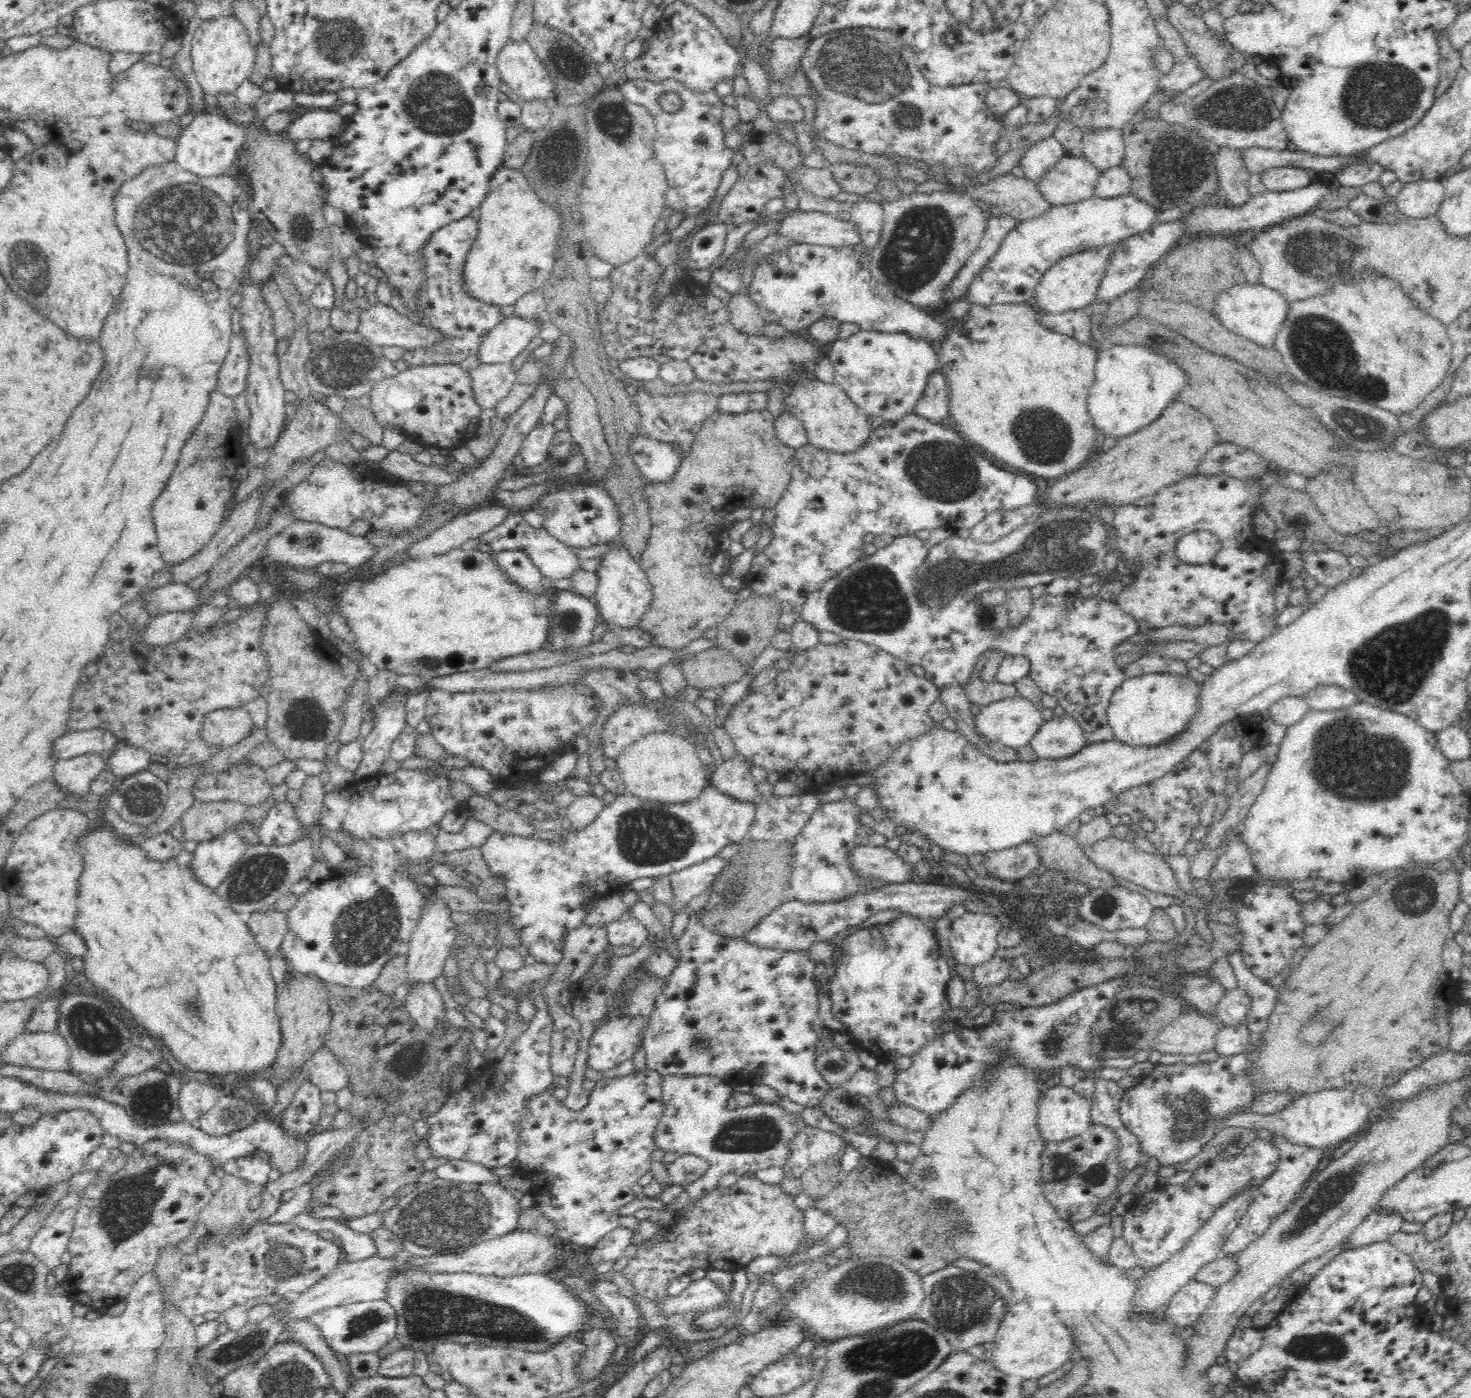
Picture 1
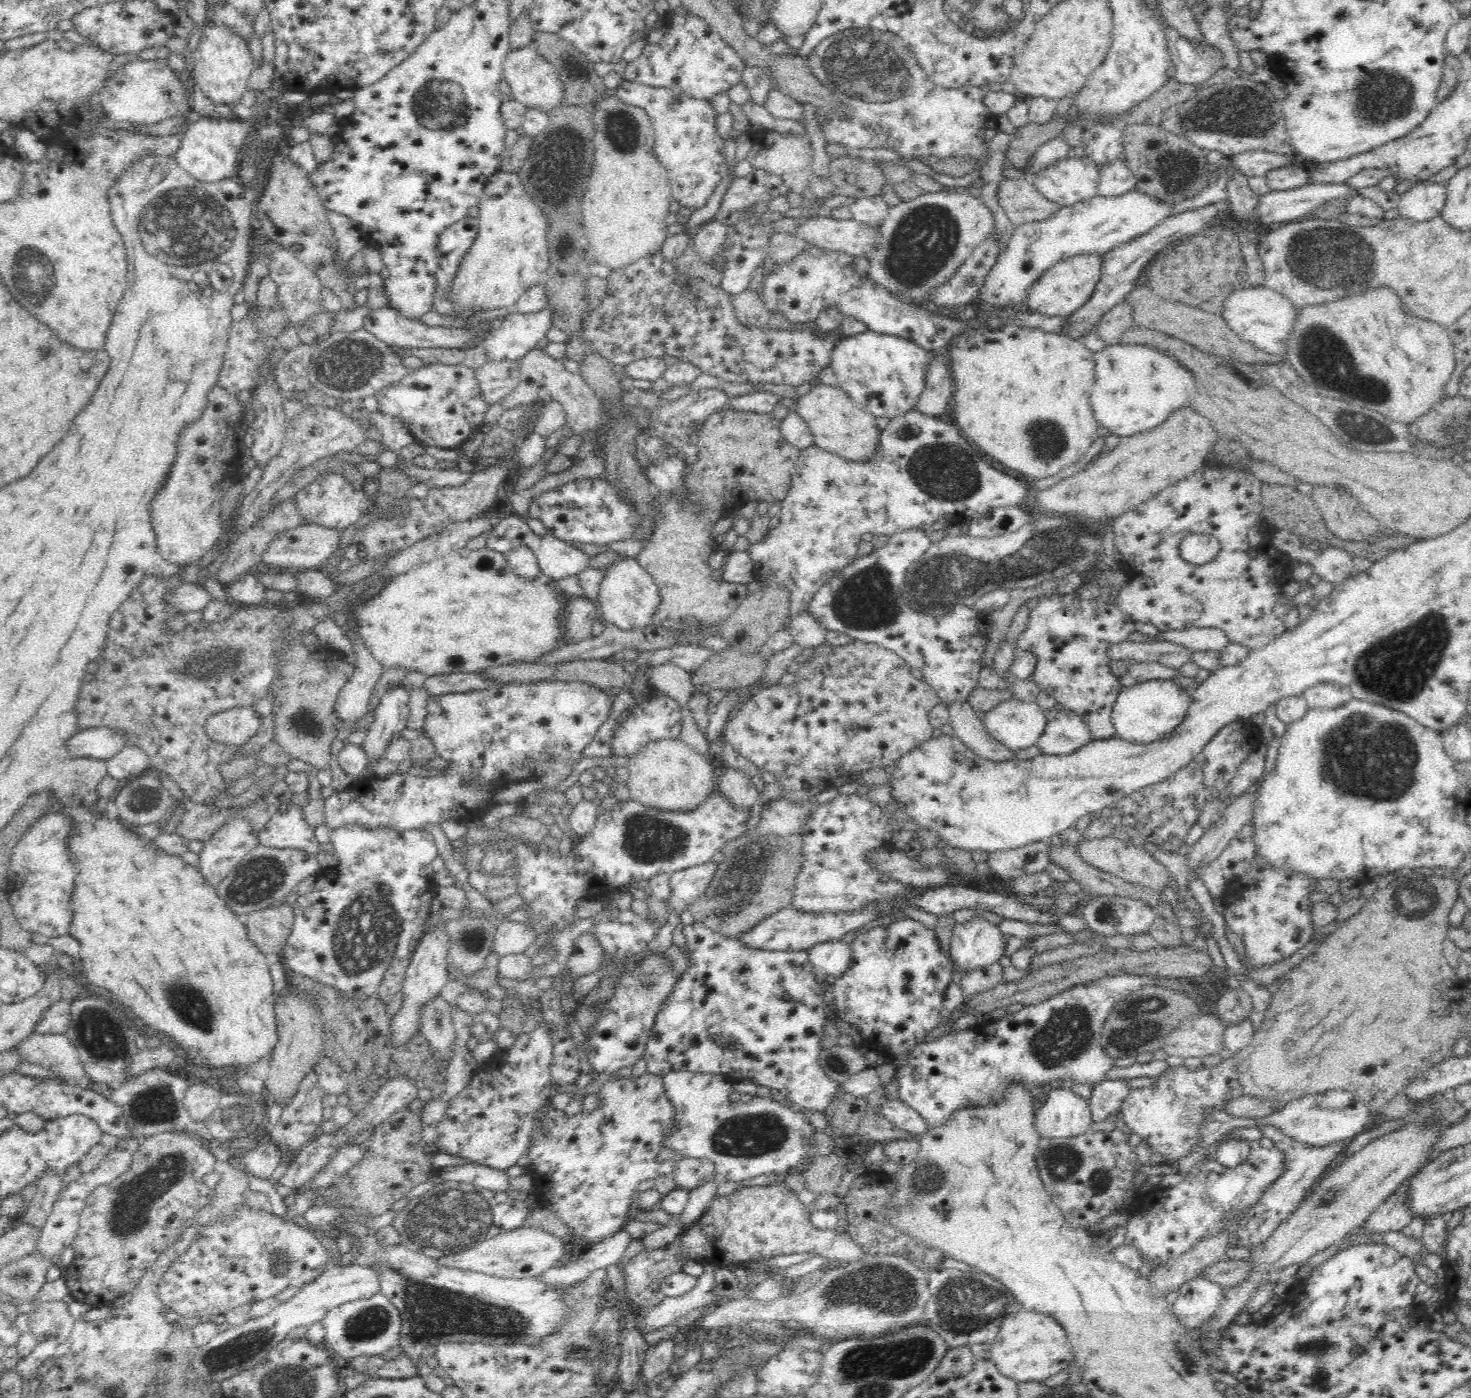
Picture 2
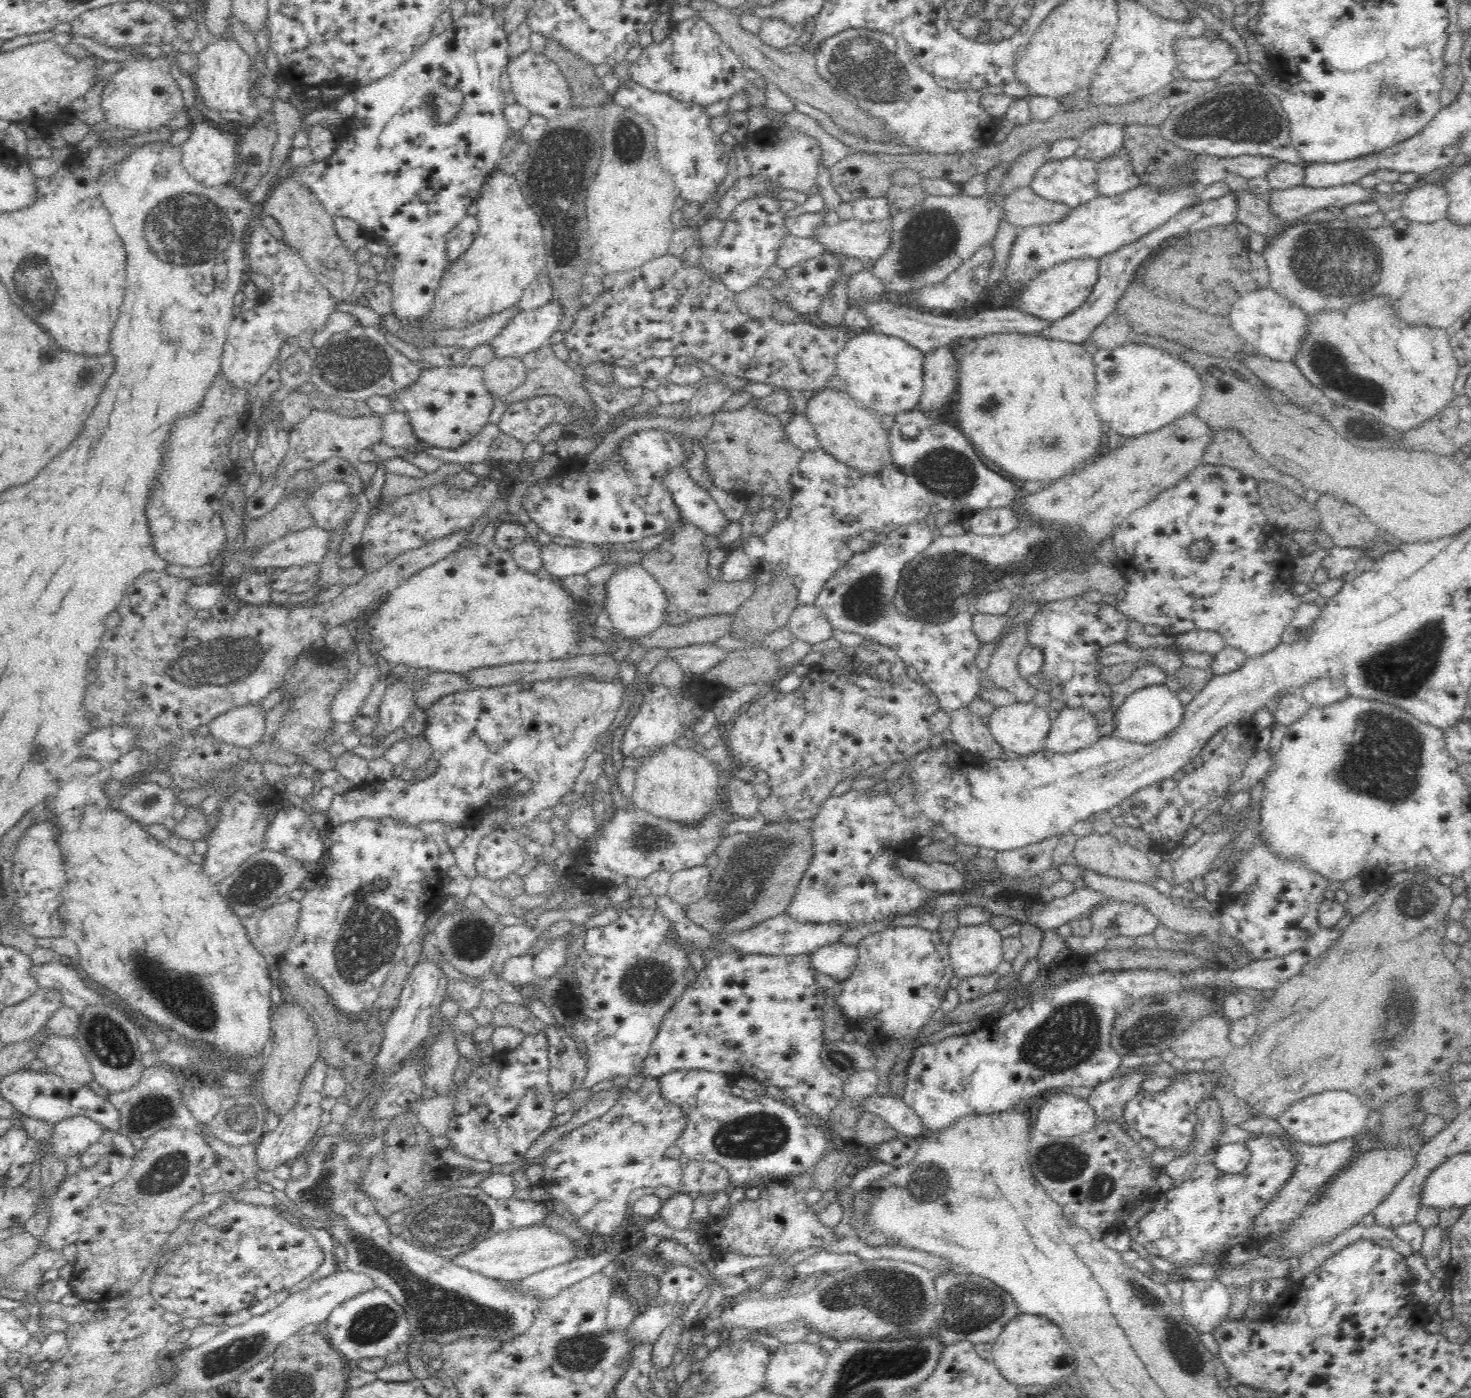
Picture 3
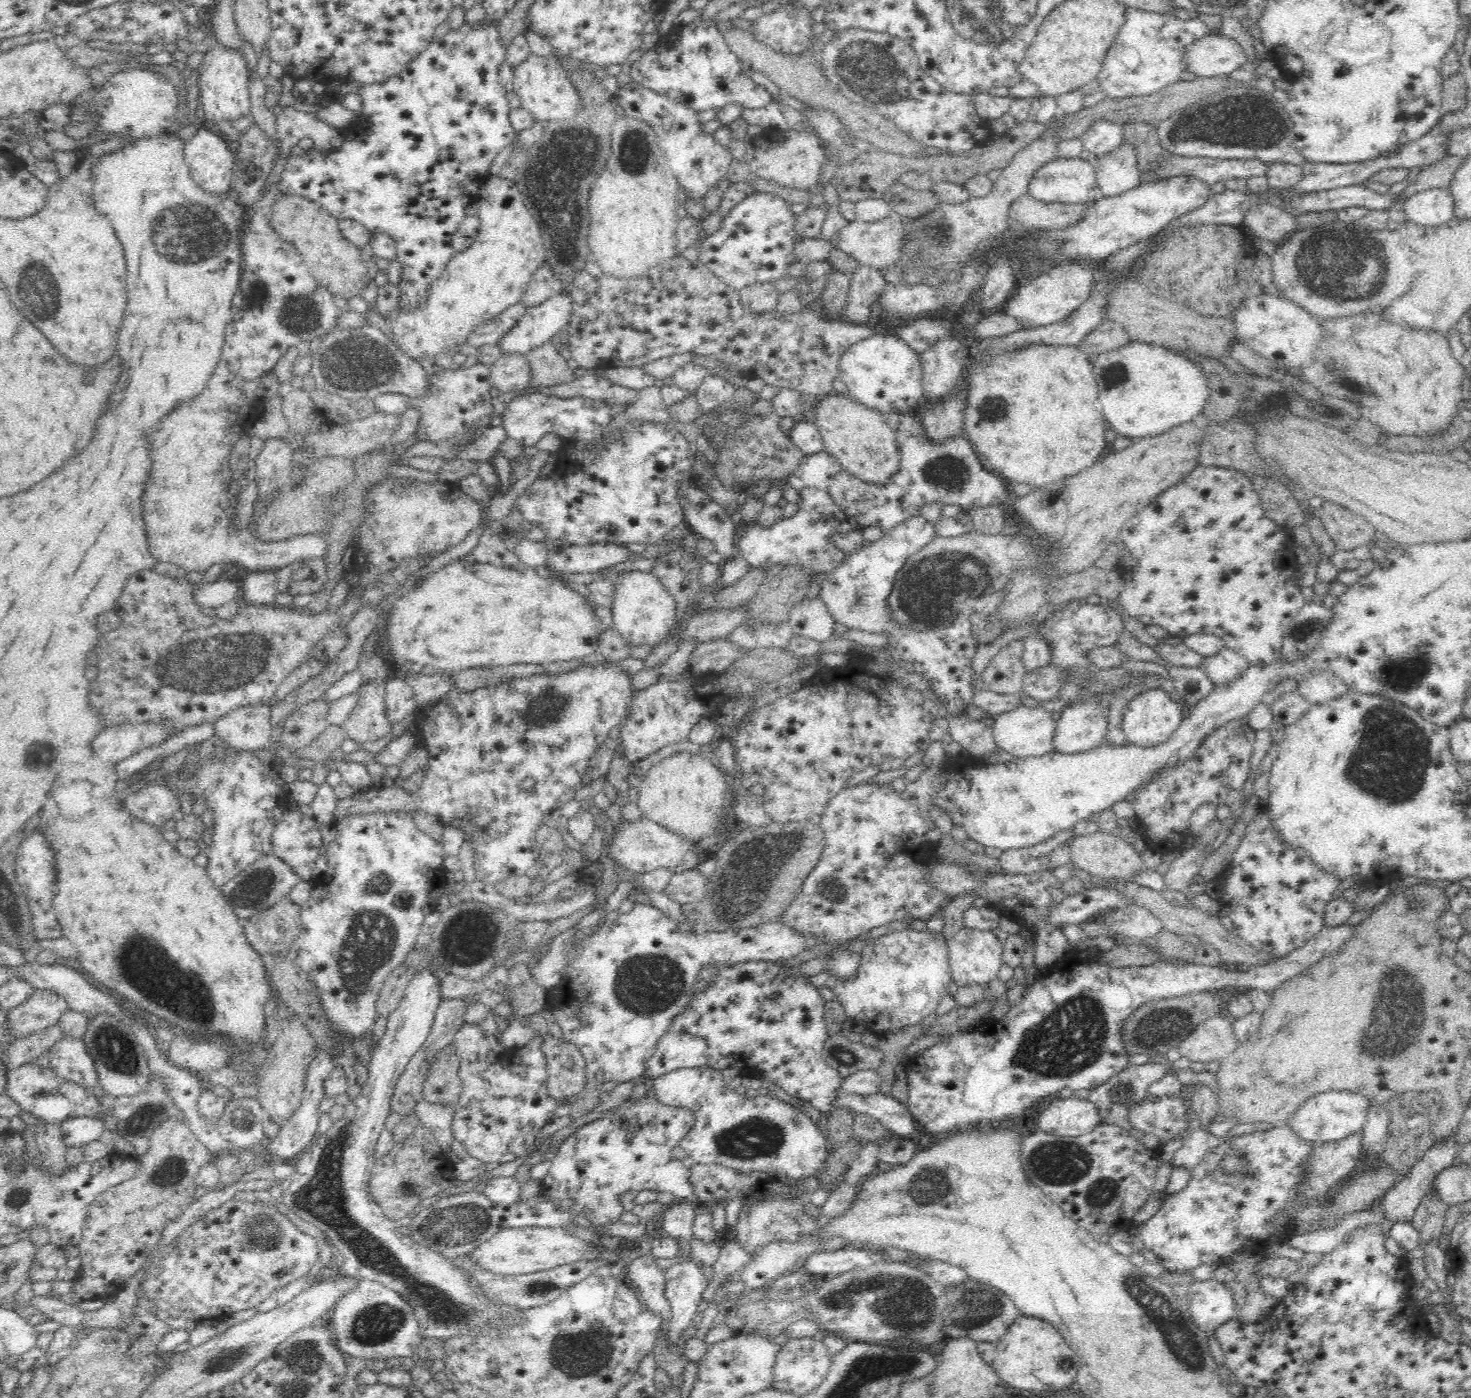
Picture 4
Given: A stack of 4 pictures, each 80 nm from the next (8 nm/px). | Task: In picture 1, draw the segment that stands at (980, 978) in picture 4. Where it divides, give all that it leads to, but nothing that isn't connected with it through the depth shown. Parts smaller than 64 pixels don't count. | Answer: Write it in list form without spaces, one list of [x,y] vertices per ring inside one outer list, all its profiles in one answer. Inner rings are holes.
[[[966,912],[952,923],[949,944],[955,962],[962,966],[980,966],[992,961],[998,950],[999,933],[1003,930],[998,918],[982,913]]]

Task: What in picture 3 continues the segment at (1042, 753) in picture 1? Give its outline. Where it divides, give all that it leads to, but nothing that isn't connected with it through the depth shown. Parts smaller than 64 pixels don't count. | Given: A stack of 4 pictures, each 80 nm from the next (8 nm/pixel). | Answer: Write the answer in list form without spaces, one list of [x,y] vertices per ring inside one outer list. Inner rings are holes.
[[[1064,707],[1051,722],[1044,748],[1055,753],[1078,752],[1100,739],[1098,719],[1082,707]]]

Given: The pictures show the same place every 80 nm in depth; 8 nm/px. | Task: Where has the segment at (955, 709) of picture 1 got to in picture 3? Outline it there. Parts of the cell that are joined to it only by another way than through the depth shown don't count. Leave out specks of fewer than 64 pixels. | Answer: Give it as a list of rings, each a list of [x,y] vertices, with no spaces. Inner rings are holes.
[[[967,706],[951,712],[949,726],[954,735],[954,742],[959,744],[962,752],[969,756],[979,756],[988,759],[1002,759],[1009,757],[992,736],[989,726],[974,715]]]

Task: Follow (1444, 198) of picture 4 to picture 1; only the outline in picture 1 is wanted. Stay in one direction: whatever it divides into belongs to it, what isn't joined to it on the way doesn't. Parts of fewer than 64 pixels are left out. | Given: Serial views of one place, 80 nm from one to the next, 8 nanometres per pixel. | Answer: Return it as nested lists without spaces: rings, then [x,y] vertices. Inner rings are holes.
[[[1440,180],[1408,182],[1395,196],[1397,210],[1410,218],[1437,215],[1444,200],[1445,186]]]

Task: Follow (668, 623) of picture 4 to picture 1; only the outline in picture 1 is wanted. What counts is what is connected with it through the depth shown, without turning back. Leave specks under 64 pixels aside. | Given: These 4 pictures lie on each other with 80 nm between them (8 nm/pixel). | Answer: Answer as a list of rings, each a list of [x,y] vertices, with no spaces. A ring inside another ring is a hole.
[[[623,547],[609,550],[603,555],[598,573],[598,590],[592,600],[601,617],[601,621],[609,622],[622,628],[638,627],[642,616],[646,614],[650,602],[652,602],[652,584],[648,581],[648,575],[638,562],[630,556],[629,550]]]

